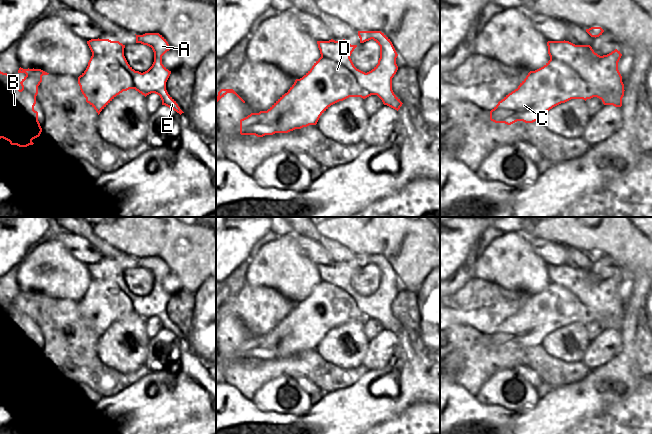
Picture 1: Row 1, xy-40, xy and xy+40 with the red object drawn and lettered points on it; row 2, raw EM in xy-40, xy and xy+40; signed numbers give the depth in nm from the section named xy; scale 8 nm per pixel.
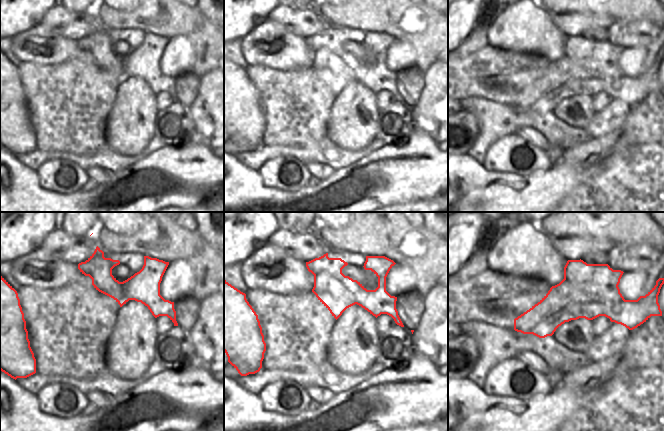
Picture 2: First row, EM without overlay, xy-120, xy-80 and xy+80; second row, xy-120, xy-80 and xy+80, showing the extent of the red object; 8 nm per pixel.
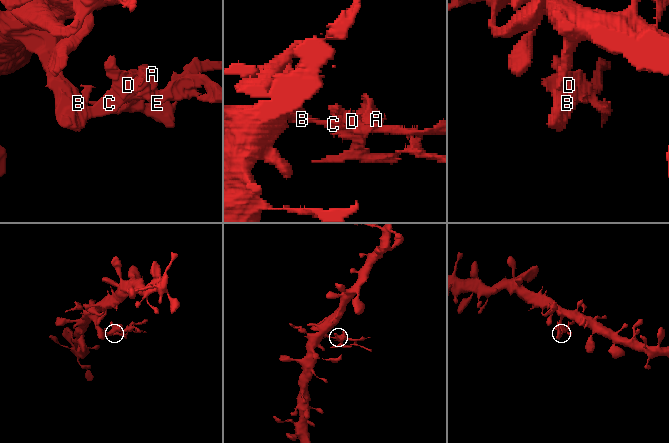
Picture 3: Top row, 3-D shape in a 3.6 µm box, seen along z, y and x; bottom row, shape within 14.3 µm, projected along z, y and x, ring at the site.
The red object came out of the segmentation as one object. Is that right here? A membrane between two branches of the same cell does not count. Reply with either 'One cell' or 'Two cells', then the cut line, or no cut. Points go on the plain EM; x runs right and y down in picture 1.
Two cells. Split along xy (257, 337), (257, 343), (261, 348), (276, 350), (278, 356).

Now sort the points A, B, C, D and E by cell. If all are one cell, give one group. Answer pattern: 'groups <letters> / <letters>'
groups A C D E / B

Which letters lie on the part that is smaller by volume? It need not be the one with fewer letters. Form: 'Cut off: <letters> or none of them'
Cut off: A, C, D, E

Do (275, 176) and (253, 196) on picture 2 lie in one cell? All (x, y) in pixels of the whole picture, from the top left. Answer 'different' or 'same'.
different

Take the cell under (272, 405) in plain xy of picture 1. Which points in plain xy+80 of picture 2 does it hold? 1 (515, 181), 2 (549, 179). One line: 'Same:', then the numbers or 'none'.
Same: none

